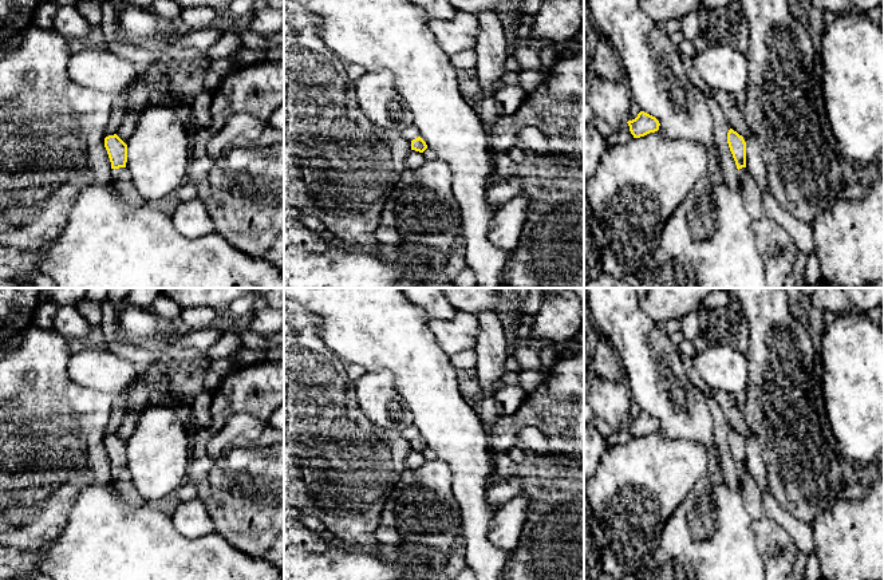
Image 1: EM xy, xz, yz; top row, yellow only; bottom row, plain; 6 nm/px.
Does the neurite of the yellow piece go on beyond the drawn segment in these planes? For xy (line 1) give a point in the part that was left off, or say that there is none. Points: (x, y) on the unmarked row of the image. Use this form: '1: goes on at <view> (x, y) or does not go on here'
1: goes on at xy (122, 485)

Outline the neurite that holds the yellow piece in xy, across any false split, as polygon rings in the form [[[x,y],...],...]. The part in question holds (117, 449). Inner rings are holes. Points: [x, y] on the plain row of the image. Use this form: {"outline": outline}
{"outline": [[[117,435],[104,438],[104,447],[111,462],[111,489],[130,509],[138,509],[145,505],[145,500],[134,486],[130,474],[126,470],[127,445]]]}

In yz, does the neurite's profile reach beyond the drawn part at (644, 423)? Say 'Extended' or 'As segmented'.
As segmented

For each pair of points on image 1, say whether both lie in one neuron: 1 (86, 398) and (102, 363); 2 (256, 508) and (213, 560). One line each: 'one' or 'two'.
1: two
2: two

